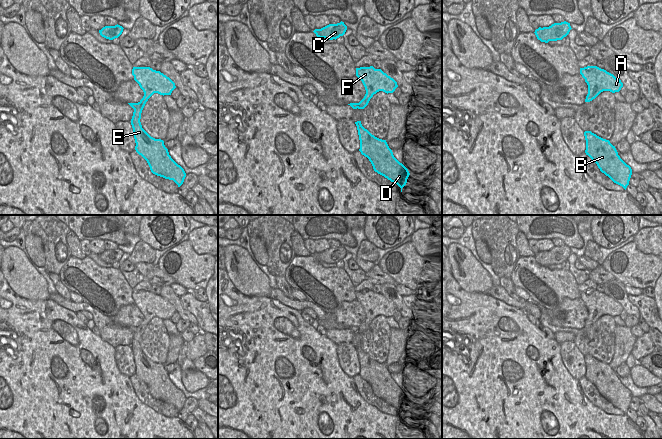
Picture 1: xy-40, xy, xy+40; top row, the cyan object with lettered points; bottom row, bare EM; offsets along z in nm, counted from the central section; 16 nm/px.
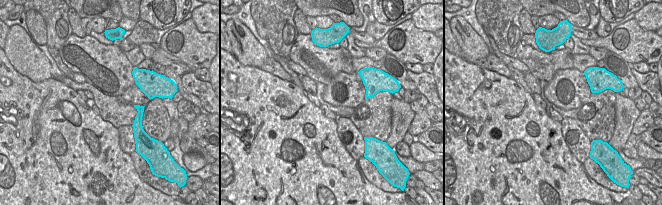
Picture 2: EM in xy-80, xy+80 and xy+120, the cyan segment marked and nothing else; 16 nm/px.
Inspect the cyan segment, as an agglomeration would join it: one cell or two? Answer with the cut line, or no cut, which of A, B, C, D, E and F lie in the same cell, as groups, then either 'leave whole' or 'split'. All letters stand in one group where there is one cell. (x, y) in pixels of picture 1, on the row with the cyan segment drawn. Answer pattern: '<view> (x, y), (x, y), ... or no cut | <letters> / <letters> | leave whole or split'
no cut | A B C D E F | leave whole

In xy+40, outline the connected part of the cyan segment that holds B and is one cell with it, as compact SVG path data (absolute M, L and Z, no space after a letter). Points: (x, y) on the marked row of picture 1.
M585 131L584 136L586 155L597 164L602 173L626 190L632 169L620 158L615 146L609 140L603 139L591 131Z

